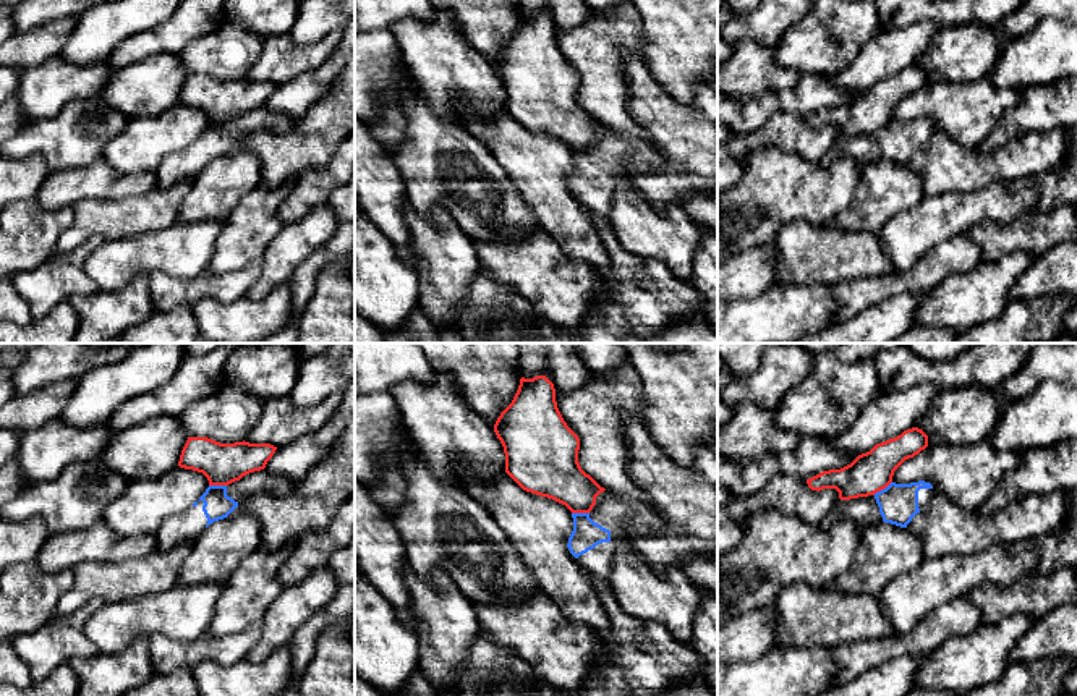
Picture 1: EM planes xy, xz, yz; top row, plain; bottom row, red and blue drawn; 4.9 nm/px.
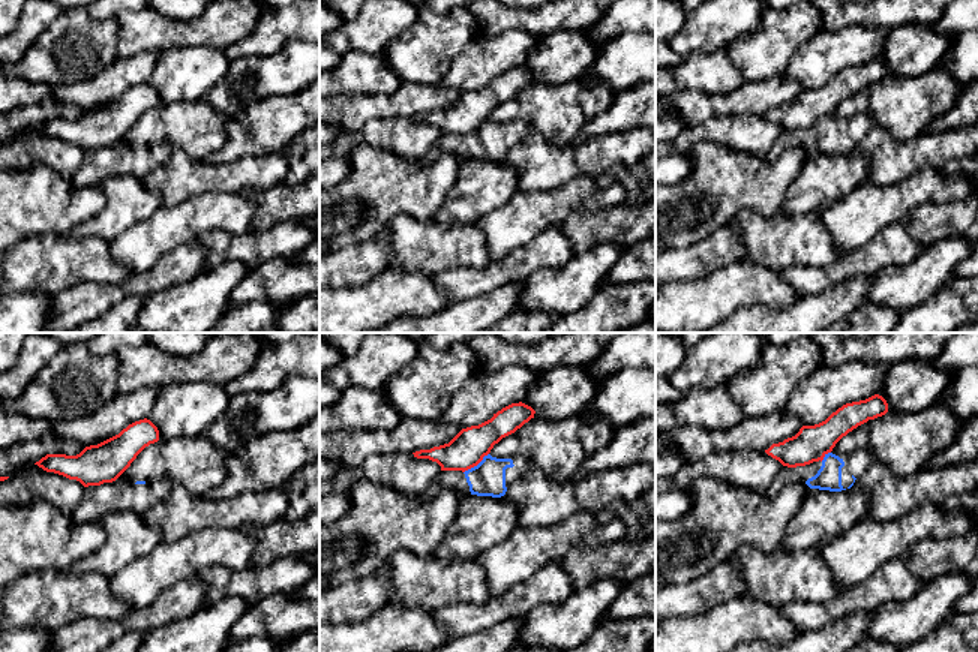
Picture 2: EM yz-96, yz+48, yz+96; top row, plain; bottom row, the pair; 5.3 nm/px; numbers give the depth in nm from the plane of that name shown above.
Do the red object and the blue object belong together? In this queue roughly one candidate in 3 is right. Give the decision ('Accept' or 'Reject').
Reject

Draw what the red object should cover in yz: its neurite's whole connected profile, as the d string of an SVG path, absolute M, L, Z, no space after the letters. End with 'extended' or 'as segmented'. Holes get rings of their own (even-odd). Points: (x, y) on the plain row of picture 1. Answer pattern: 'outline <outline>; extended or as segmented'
outline M912 65L900 73L876 81L841 107L823 108L807 121L811 128L836 126L841 138L875 133L892 120L894 108L928 84L928 73Z; as segmented

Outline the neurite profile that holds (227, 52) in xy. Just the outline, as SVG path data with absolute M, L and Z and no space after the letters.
M223 21L178 55L188 74L243 79L262 52L264 39L243 24Z

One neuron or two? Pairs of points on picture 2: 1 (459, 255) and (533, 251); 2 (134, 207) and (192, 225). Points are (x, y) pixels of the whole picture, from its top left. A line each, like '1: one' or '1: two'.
1: two
2: two

